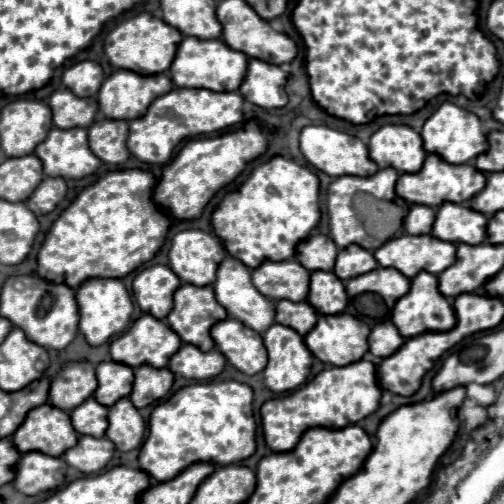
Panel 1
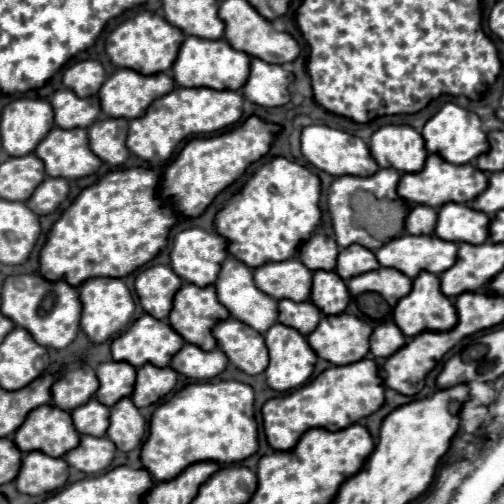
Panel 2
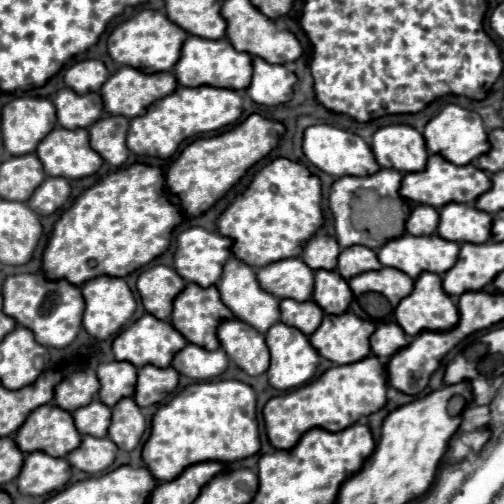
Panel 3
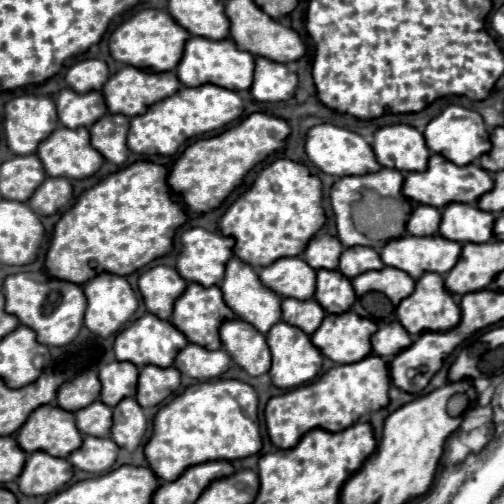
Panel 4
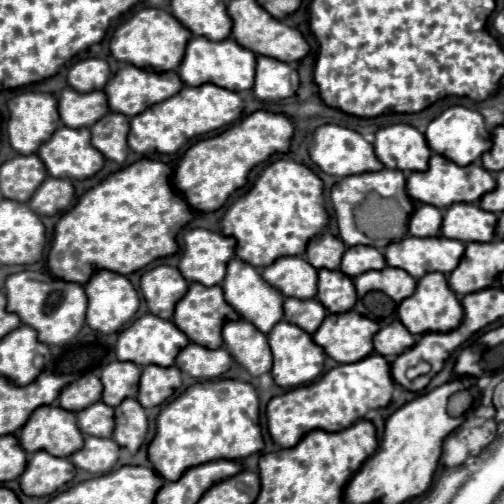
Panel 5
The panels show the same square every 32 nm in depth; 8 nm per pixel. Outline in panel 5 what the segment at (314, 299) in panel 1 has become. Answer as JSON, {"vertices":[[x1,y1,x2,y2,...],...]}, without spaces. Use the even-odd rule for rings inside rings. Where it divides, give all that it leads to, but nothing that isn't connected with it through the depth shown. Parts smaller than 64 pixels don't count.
{"vertices":[[340,270,318,272,318,296,316,296,328,312,348,312,356,304,356,288,350,276]]}

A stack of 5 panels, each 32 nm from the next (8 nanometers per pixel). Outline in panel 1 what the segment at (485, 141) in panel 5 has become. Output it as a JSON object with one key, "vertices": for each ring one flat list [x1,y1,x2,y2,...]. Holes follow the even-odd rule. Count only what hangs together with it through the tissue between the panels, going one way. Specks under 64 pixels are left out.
{"vertices":[[444,102,424,124,422,128,424,136,424,150,430,154,442,156,450,164,466,164,472,162,476,156,484,154,488,150,488,140,486,134,482,132,480,120,474,112,468,112,452,102]]}

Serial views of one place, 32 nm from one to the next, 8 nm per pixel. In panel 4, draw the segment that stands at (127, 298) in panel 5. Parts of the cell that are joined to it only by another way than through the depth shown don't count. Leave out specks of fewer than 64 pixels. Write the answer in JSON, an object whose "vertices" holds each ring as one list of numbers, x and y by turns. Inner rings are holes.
{"vertices":[[102,272,84,284,88,308,84,324,98,336,116,334,136,312,138,298,124,276]]}

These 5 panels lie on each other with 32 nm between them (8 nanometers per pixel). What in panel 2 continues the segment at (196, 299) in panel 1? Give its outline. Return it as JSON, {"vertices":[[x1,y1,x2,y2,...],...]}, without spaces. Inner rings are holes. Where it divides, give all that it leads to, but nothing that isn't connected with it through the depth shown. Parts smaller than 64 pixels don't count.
{"vertices":[[184,284,178,294,174,296,174,308,168,316,168,322,170,326,180,332,180,336,190,342,190,344,196,344,204,350,214,350,216,348,216,338,212,334,212,328,220,322,220,320,226,320,230,318,230,312,226,306,218,304,218,298,216,298,216,288,214,286,206,286,206,288,200,288,196,284]]}

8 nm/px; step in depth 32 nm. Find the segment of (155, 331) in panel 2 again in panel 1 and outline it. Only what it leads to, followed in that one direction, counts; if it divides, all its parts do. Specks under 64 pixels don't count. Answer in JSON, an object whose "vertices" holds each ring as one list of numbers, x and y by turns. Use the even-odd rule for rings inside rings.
{"vertices":[[142,314,122,336,114,338,110,344,110,354,114,362,122,362,128,364,132,368,150,364,154,368,164,368,170,360,172,354,178,352,178,348,182,346,182,338,162,320,156,320,150,314]]}

